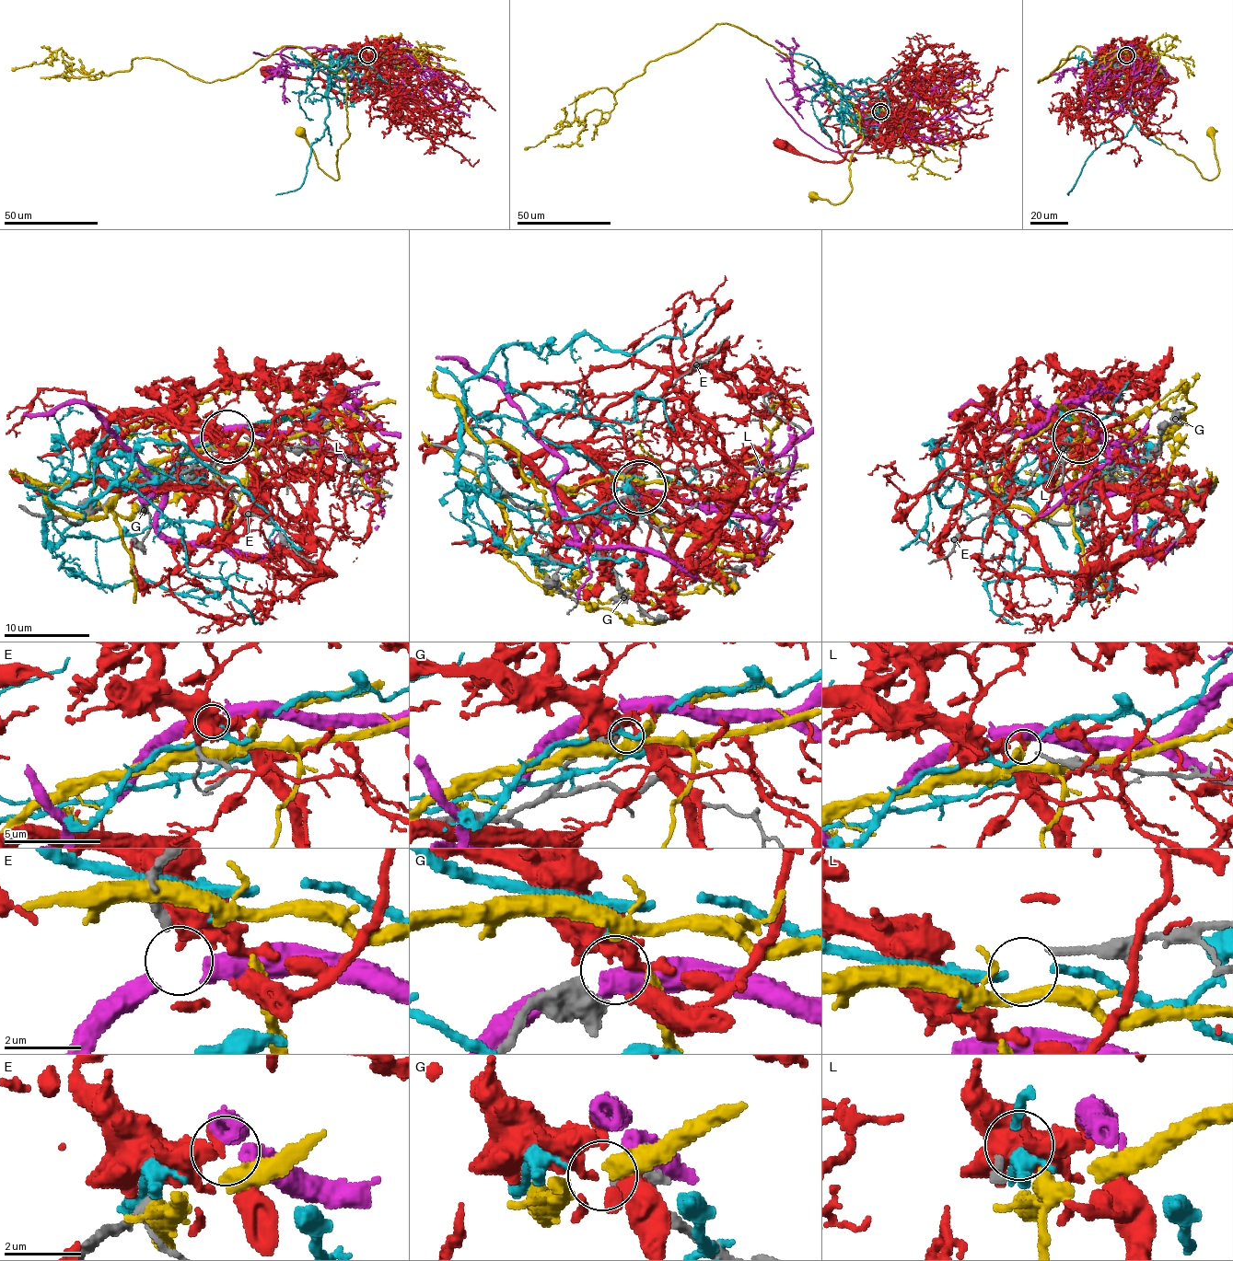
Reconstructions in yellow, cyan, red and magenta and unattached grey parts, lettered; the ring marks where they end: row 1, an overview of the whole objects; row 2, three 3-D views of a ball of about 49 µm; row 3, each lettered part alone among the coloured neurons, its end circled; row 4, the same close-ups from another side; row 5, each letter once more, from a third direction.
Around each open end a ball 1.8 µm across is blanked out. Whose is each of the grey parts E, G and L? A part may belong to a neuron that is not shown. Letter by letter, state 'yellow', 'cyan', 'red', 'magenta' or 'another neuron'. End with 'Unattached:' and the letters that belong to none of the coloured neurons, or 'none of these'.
E: magenta
G: another neuron
L: cyan
Unattached: G

